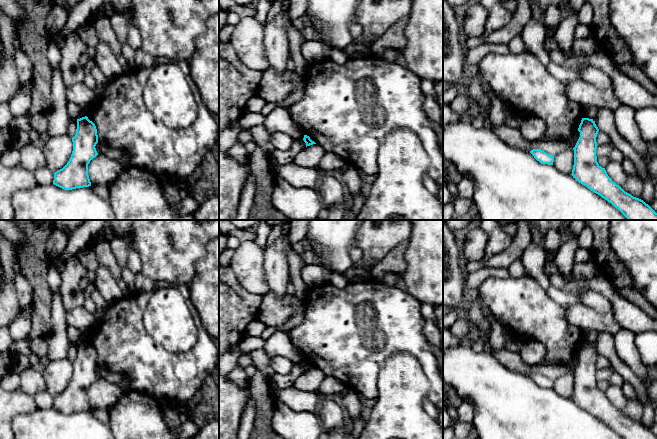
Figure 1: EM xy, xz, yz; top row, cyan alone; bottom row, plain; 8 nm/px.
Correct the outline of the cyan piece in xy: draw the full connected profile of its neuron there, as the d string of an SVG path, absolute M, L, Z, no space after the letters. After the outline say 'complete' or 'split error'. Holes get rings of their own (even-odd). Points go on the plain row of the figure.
M87 340L77 343L76 358L72 362L72 366L73 375L69 385L62 393L54 397L53 408L65 414L91 410L88 399L88 388L98 379L95 372L98 367L98 359L95 348Z; complete

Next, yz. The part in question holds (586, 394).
M582 342L578 355L580 361L573 372L573 402L607 424L623 439L657 439L643 424L633 421L613 406L605 392L598 388L596 361L599 353L595 345Z; complete

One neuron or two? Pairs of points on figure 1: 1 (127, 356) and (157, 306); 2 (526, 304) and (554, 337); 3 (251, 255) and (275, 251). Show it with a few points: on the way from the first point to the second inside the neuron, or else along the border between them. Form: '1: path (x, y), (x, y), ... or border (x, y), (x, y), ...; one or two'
1: border (146, 303), (143, 314), (144, 328), (160, 344); two
2: path (534, 312), (551, 329); one
3: border (262, 249), (264, 277); two

